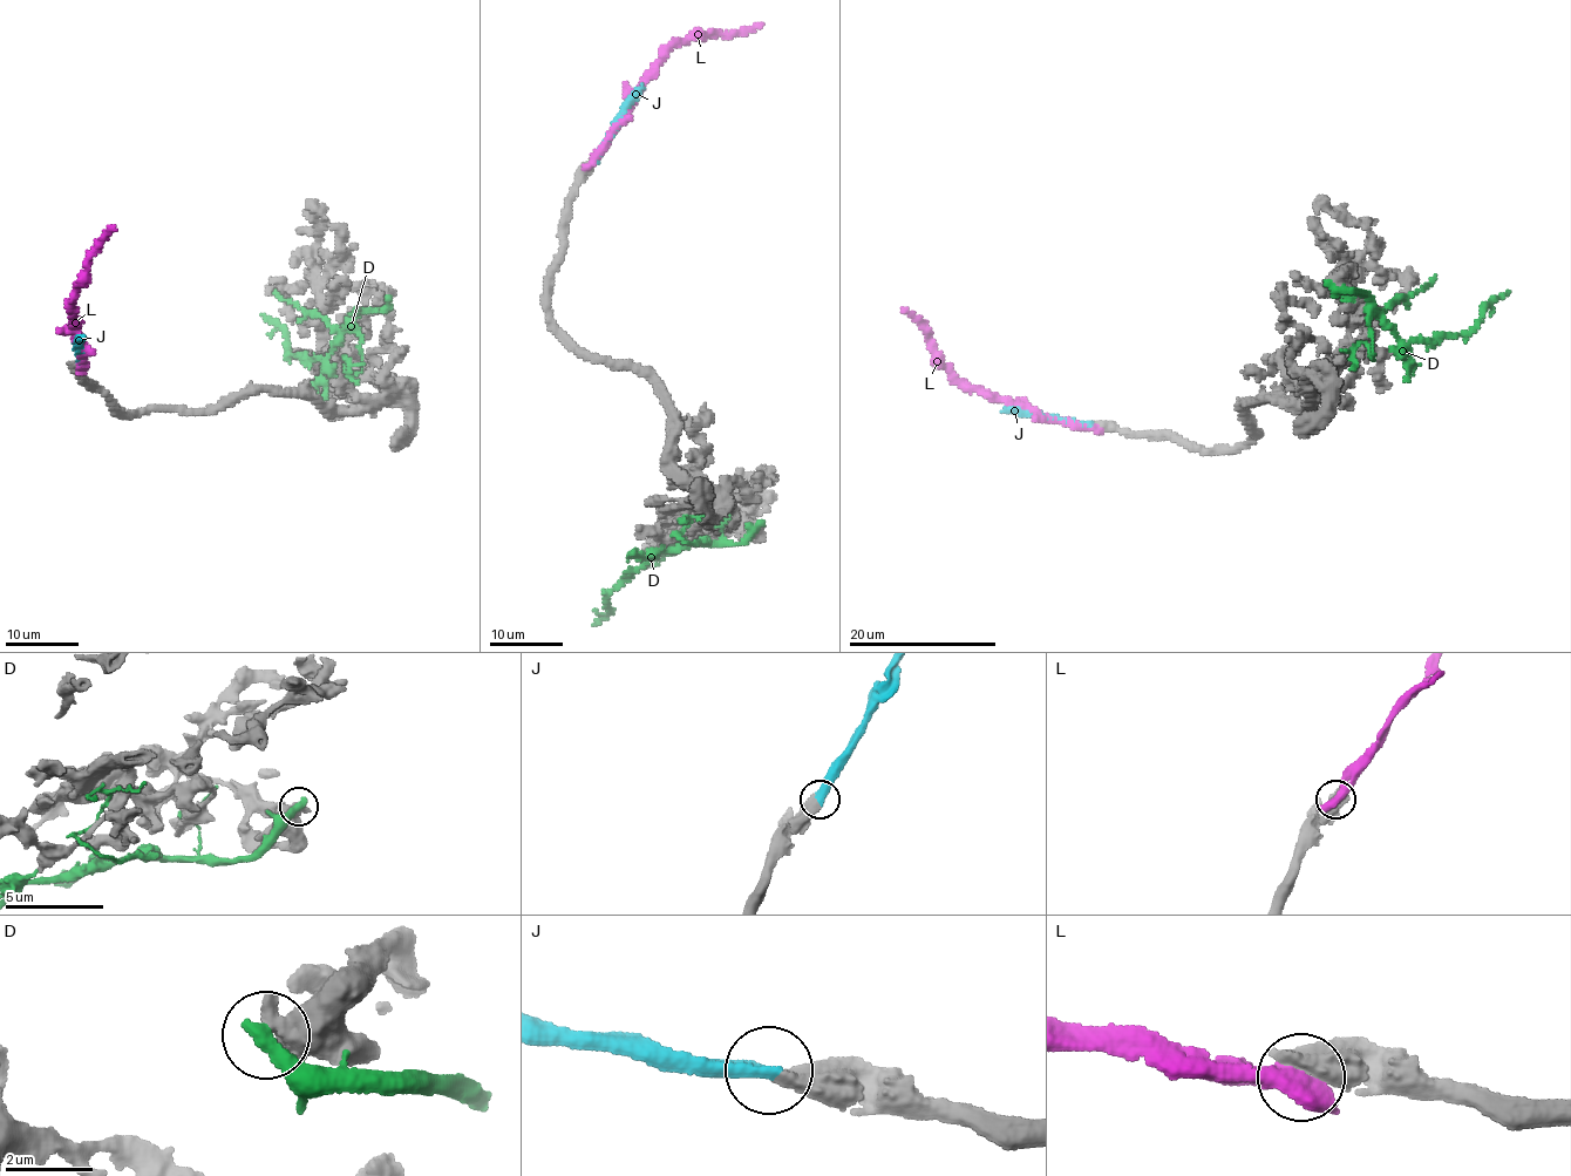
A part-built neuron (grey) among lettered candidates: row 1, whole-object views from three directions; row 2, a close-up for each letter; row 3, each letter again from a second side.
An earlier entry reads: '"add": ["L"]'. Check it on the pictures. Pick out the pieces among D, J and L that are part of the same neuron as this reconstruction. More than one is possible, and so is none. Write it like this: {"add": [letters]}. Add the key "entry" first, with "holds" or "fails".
{"entry": "fails", "add": ["J"]}

